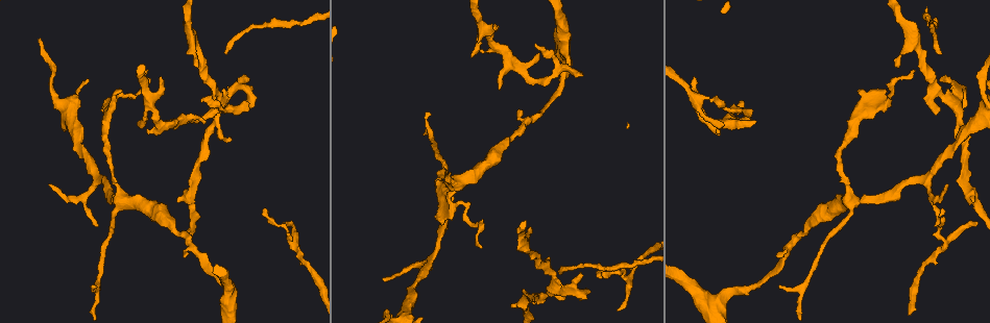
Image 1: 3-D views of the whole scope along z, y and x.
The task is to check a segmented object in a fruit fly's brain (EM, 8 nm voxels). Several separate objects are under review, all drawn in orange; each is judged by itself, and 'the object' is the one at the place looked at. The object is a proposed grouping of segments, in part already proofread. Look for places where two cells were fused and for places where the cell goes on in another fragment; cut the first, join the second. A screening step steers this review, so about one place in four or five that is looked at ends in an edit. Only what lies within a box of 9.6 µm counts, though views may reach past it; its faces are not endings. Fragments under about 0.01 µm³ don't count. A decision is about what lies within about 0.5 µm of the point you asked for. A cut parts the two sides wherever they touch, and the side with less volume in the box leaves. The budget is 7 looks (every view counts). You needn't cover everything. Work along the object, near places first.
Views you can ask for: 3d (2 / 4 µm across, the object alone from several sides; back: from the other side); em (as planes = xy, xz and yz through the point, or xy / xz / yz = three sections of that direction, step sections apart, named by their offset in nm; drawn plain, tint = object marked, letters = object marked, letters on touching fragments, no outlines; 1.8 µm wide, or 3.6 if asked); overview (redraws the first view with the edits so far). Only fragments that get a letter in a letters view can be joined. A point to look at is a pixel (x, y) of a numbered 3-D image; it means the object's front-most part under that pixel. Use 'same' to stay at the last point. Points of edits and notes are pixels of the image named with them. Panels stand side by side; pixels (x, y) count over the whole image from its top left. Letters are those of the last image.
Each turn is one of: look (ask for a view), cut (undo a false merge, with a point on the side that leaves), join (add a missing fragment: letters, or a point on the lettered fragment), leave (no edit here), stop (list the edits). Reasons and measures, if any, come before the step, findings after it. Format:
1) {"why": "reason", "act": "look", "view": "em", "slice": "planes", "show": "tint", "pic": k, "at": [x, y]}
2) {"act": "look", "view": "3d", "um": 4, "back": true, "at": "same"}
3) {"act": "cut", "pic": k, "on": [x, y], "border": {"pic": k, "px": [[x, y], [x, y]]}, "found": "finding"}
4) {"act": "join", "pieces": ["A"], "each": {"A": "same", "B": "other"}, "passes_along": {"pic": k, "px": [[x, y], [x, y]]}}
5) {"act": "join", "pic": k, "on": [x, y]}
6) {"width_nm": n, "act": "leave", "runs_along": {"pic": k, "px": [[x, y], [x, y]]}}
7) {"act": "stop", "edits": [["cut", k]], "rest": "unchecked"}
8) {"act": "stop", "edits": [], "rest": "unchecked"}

{"act": "look", "view": "em", "slice": "yz", "step": 8, "show": "tint", "pic": 1, "at": [618, 309]}

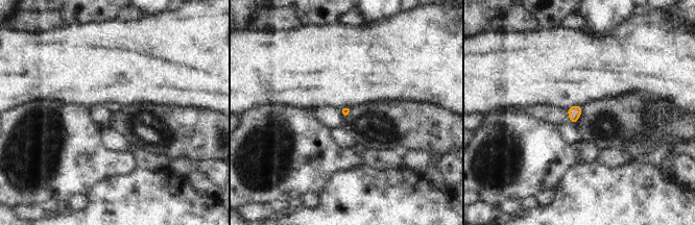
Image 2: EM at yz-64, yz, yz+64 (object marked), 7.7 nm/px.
{"act": "look", "view": "em", "slice": "planes", "show": "letters", "at": "same"}

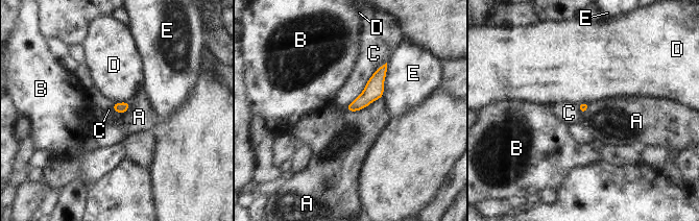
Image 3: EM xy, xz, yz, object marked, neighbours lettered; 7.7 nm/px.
{"act": "leave", "each": {"A": "other", "B": "other", "C": "other", "D": "other", "E": "other"}, "runs_along": {"pic": 3, "px": [[384, 68], [375, 88], [351, 108]]}, "found": "no lettered fragment goes on from it"}

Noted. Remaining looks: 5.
{"why": "branch stops here", "act": "look", "view": "em", "slice": "planes", "show": "letters", "pic": 1, "at": [899, 65]}

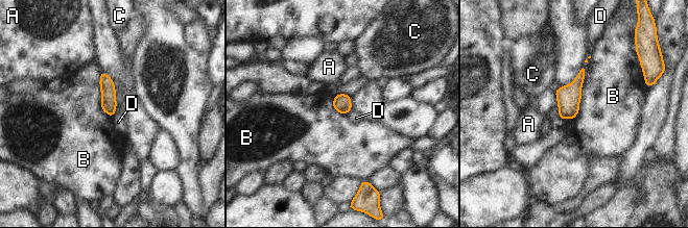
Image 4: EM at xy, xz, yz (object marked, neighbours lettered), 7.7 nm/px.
{"act": "leave", "each": {"A": "other", "B": "other", "C": "other", "D": "other"}, "border": {"pic": 4, "px": [[98, 84], [101, 108], [111, 118]]}, "found": "no lettered fragment goes on from it"}

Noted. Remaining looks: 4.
{"act": "look", "view": "3d", "um": 2, "pic": 1, "at": [249, 103]}

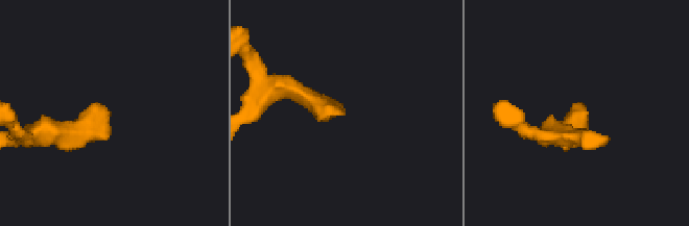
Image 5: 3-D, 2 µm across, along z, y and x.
{"act": "look", "view": "em", "slice": "planes", "show": "letters", "pic": 5, "at": [341, 114]}

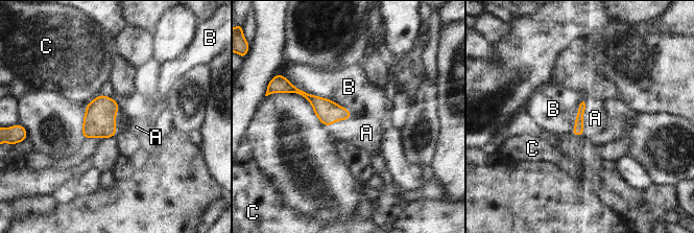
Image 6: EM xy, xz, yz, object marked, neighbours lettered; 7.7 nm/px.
{"longest_contact_nm": ["B", 550], "act": "join", "pieces": ["A"], "each": {"A": "same", "B": "other", "C": "other"}, "passes_along": {"pic": 6, "px": [[578, 131], [582, 117], [595, 118]]}, "found": "the cell continues"}

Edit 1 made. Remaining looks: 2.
{"act": "stop", "edits": [["join", 6]], "rest": "unchecked"}

